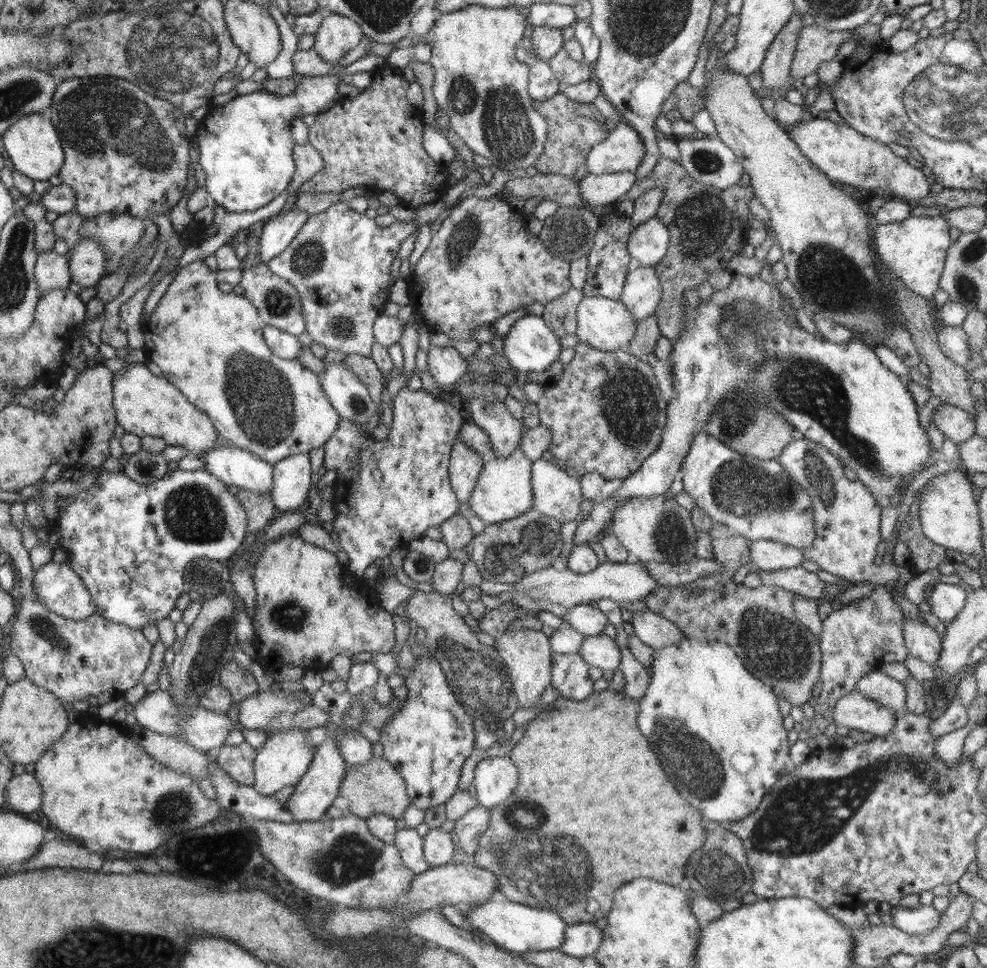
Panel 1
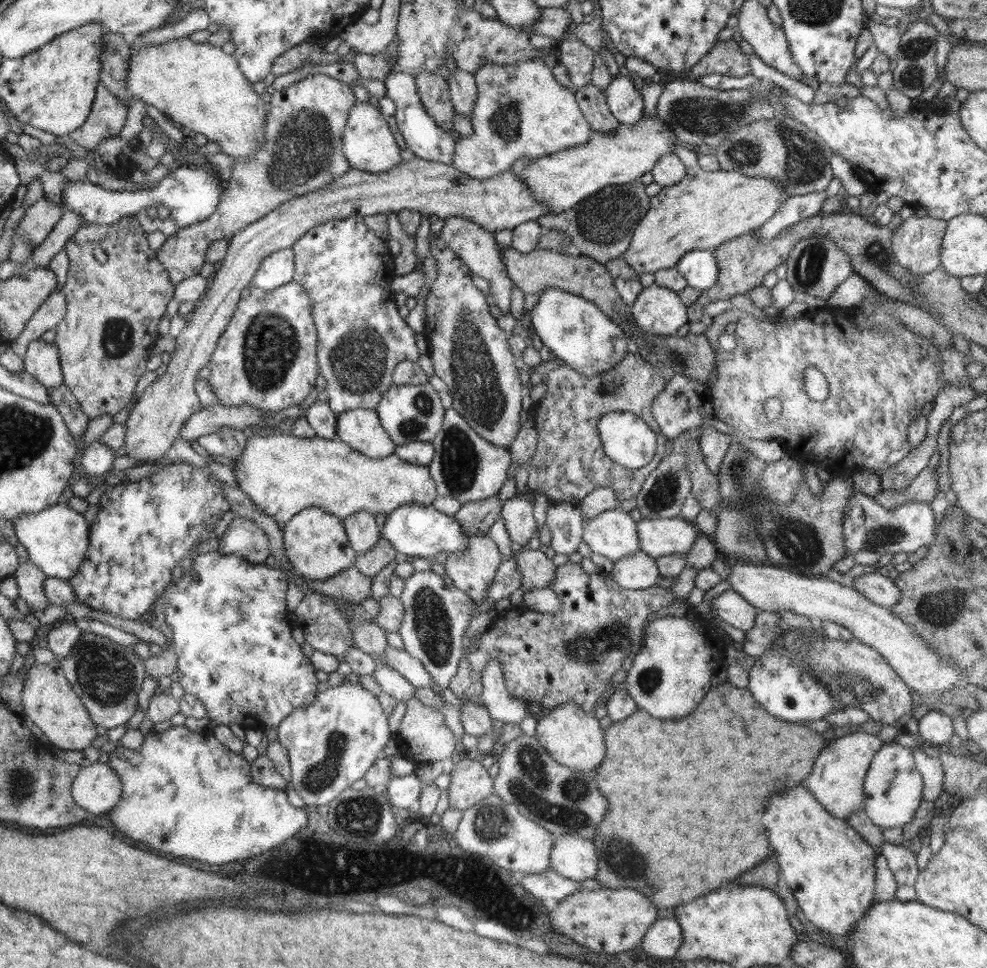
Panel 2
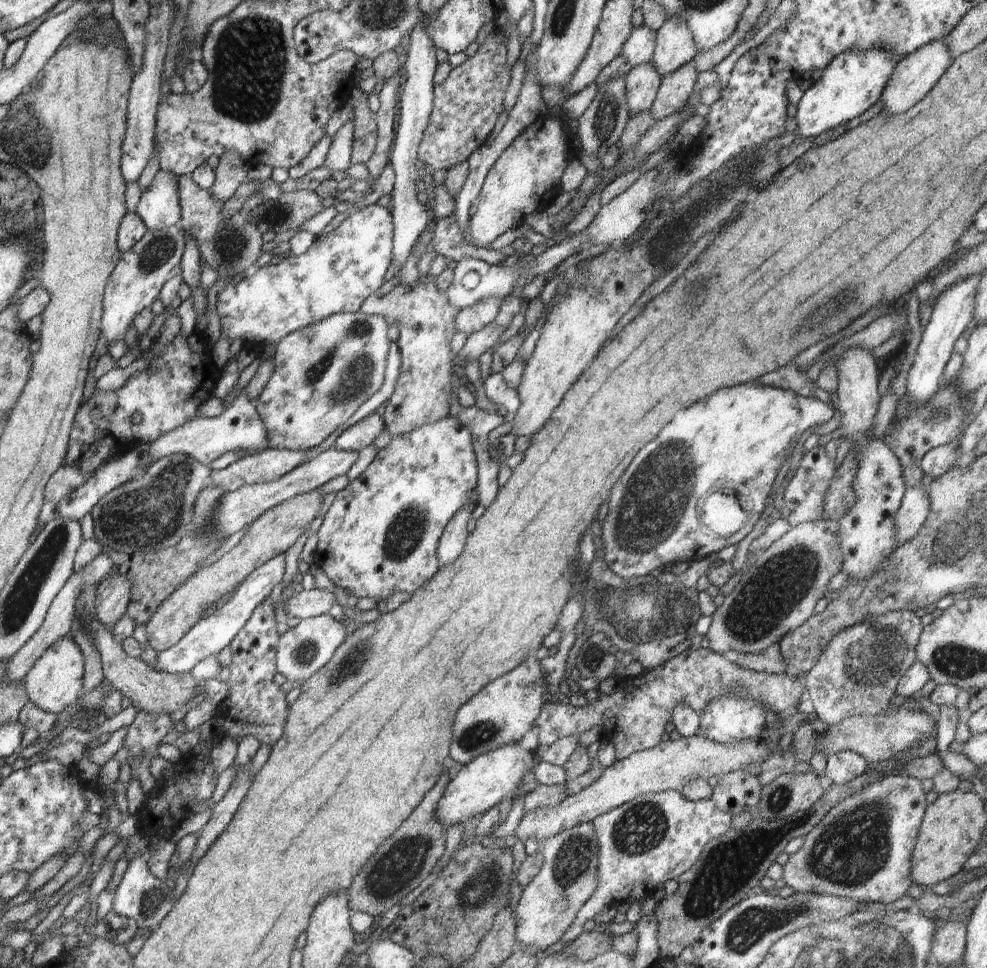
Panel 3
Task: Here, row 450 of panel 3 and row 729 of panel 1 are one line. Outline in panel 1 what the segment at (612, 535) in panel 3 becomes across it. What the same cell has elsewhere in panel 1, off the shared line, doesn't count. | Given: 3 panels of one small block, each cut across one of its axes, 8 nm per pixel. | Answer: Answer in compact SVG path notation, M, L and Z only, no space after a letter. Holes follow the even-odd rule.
M698 633L698 634L697 634L697 636L687 636L687 638L688 638L688 640L684 640L684 642L682 642L682 644L681 644L681 645L680 645L680 646L666 646L666 647L664 647L664 648L661 648L661 649L655 649L655 651L654 651L654 654L653 654L653 657L654 657L654 660L653 660L653 661L652 661L652 664L651 664L651 665L650 665L650 668L651 668L651 669L650 669L650 670L648 670L648 672L649 672L649 676L650 676L650 685L649 685L649 686L648 686L648 688L647 688L647 690L646 690L646 692L645 692L645 694L644 694L644 696L642 696L642 697L641 697L641 699L639 699L639 707L640 707L640 714L638 714L638 726L640 726L640 732L642 732L642 734L644 734L644 736L646 736L646 738L648 738L648 744L650 744L650 746L652 746L652 750L654 750L654 754L658 754L658 756L660 756L660 760L662 760L662 766L664 766L664 772L666 772L666 774L668 774L668 778L670 778L670 782L672 782L672 784L674 784L674 786L676 786L676 790L678 790L678 792L680 792L680 796L682 796L682 798L684 798L684 800L686 800L686 802L688 802L688 804L690 804L690 806L694 806L694 808L698 808L698 810L700 810L700 812L702 812L702 814L704 814L704 818L706 818L706 820L709 820L709 821L714 821L714 822L719 822L719 823L721 823L721 824L723 824L723 825L726 825L726 824L728 824L728 830L729 830L729 824L730 824L730 823L733 823L733 822L736 822L736 821L739 821L739 820L740 820L740 819L743 819L743 818L746 818L746 817L747 817L747 816L750 816L750 813L753 813L753 812L754 812L754 810L756 810L756 809L758 809L758 808L759 808L759 804L760 804L760 803L761 803L761 800L762 800L762 799L763 799L763 798L764 798L764 797L765 797L765 796L766 796L766 794L768 794L768 792L769 792L769 790L770 790L770 789L771 789L771 788L772 788L772 787L774 787L774 786L775 786L775 784L776 784L776 782L778 782L778 781L779 781L779 780L780 780L780 778L782 778L782 776L784 776L784 775L785 775L785 774L786 774L786 773L787 773L787 772L788 772L788 771L789 771L789 770L790 770L790 768L791 768L791 767L792 767L792 762L791 762L791 760L790 760L790 757L789 757L789 748L790 748L790 744L789 744L789 743L788 743L788 735L787 735L787 731L786 731L786 729L784 729L784 724L783 724L783 723L782 723L782 722L784 722L784 716L783 716L783 714L782 714L782 713L780 713L780 710L779 710L779 709L778 709L778 703L777 703L777 702L778 702L778 699L779 699L779 698L778 698L778 696L777 696L777 695L776 695L776 694L774 694L774 691L773 691L773 690L772 690L772 687L770 687L770 686L766 686L766 684L764 684L764 683L763 683L763 682L762 682L762 681L761 681L761 680L760 680L760 679L759 679L759 678L756 678L756 677L755 677L755 676L754 676L754 675L753 675L753 674L752 674L752 673L751 673L751 672L750 672L750 671L749 671L749 670L748 670L748 669L747 669L747 668L746 668L746 667L745 667L745 666L744 666L744 665L743 665L743 662L742 662L742 661L741 661L741 660L740 660L740 658L738 658L738 655L737 655L737 654L736 654L736 653L735 653L735 652L734 652L734 651L733 651L733 650L732 650L732 649L731 649L731 648L730 648L730 647L728 647L728 646L726 646L726 645L725 645L725 644L724 644L724 642L706 642L706 640L703 640L703 639L702 639L702 638L700 638L700 634L699 634L699 633Z

